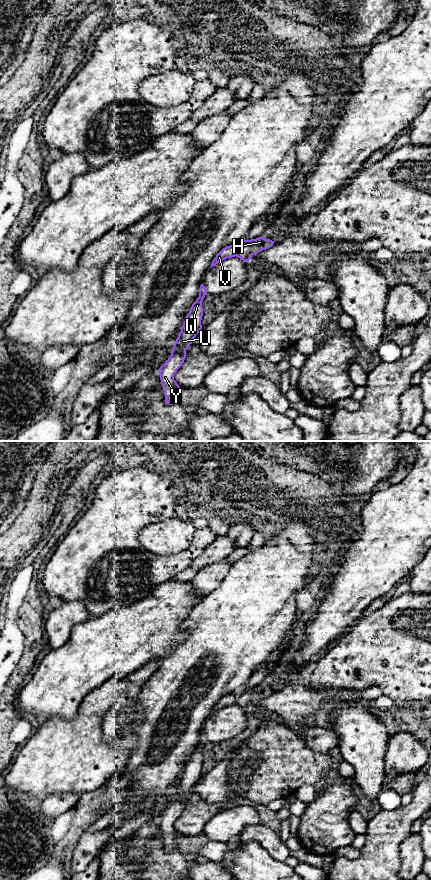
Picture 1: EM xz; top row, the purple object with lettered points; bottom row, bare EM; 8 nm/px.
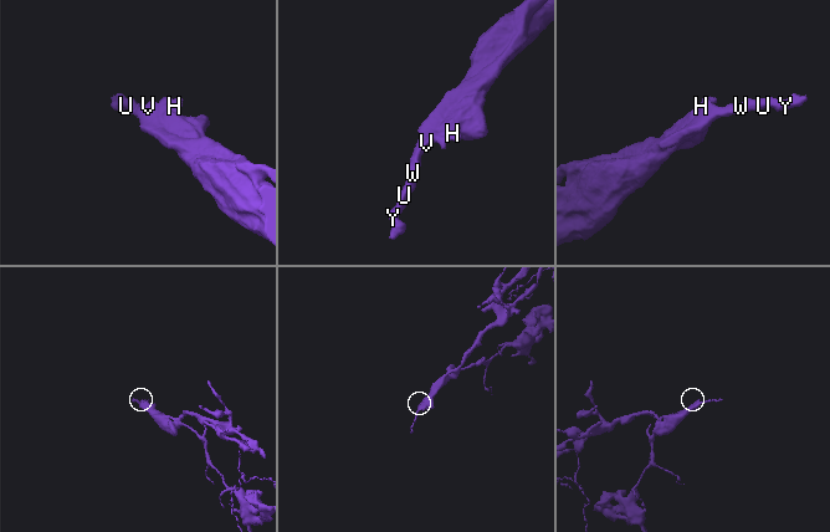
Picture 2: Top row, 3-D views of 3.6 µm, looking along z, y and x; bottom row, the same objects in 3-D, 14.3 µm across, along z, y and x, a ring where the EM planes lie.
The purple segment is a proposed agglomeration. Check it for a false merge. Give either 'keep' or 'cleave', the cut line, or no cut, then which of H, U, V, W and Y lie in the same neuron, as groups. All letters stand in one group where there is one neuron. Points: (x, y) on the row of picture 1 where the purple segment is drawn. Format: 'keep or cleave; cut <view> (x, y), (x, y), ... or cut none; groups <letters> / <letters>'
cleave; cut xz (238, 244), (235, 255); groups H / U V W Y

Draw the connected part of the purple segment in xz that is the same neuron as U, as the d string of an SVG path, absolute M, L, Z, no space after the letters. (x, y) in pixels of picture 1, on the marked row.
M200 285L199 297L192 304L189 313L185 317L181 331L171 350L168 360L159 368L161 384L165 395L165 403L169 404L178 401L179 385L174 380L174 374L182 366L186 358L186 350L192 340L201 331L201 320L203 316L202 301L207 294L205 286Z

